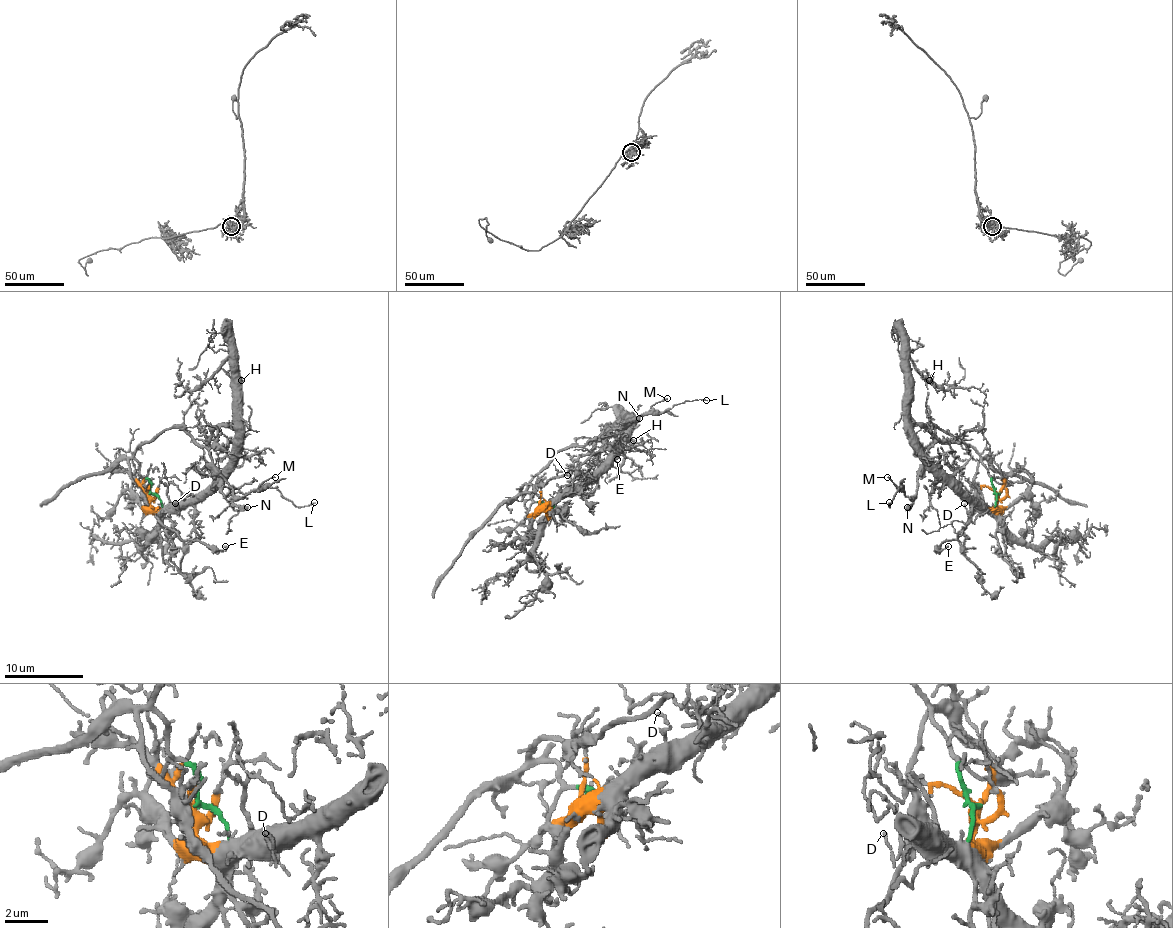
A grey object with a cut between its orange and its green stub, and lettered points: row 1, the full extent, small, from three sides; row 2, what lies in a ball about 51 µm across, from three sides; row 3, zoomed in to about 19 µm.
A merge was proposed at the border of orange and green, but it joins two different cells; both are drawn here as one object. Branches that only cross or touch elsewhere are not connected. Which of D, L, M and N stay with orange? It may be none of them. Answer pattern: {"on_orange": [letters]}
{"on_orange": ["D"]}

